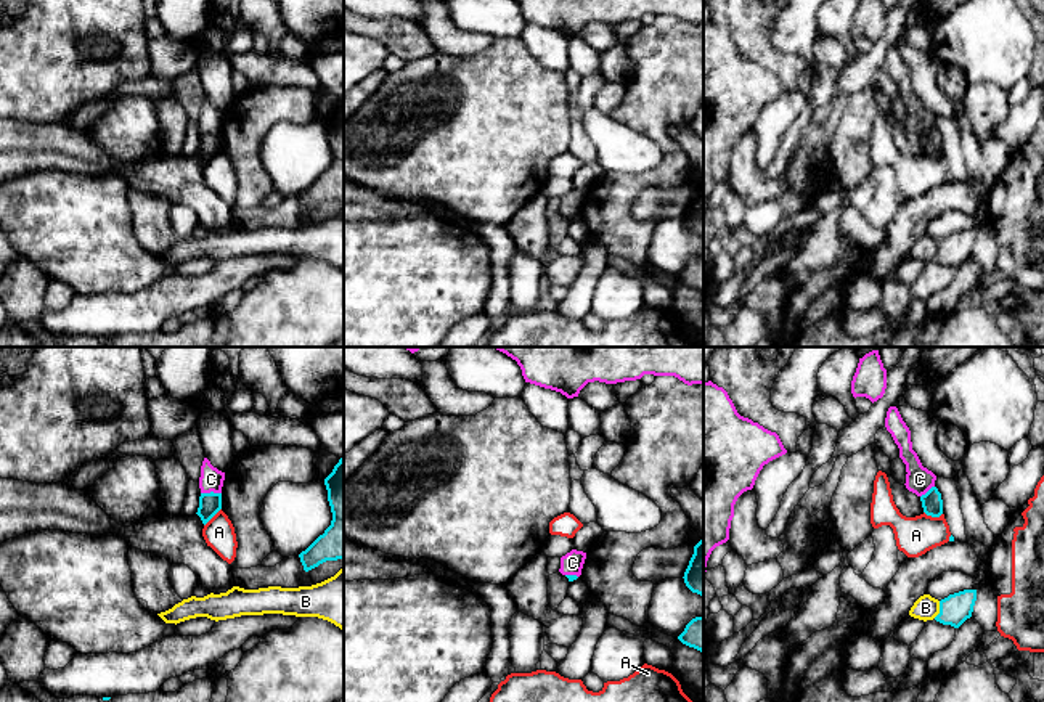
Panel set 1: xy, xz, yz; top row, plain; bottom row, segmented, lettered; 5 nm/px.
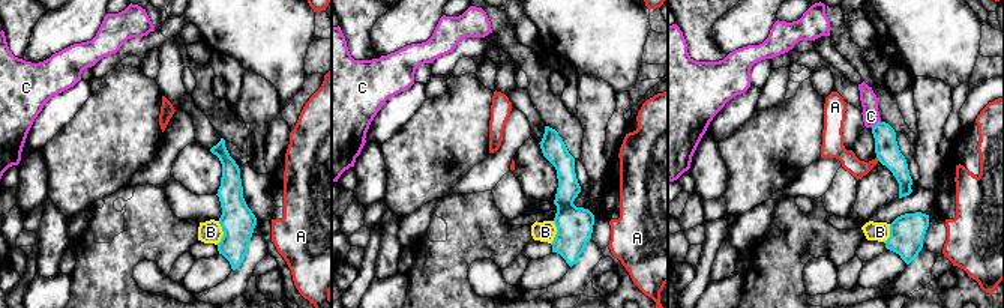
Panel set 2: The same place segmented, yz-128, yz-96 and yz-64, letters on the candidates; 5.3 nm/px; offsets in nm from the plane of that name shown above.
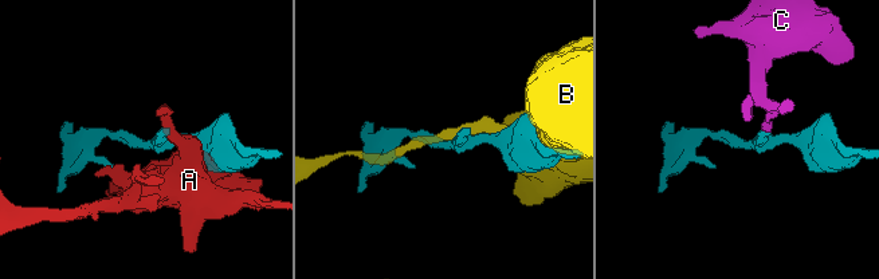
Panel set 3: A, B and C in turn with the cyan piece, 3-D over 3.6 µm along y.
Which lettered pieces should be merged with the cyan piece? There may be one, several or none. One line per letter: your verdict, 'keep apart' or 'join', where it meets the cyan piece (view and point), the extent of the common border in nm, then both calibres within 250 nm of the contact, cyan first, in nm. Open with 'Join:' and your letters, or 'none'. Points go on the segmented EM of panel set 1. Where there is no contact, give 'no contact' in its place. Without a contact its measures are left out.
Join: none
A: keep apart; contact yz (933, 516); length 100 nm; calibres 110 and 190 nm
B: keep apart; contact yz (940, 609); length 90 nm; calibres 150 and 120 nm
C: keep apart; contact xy (211, 492); length 100 nm; calibres 110 and 120 nm

